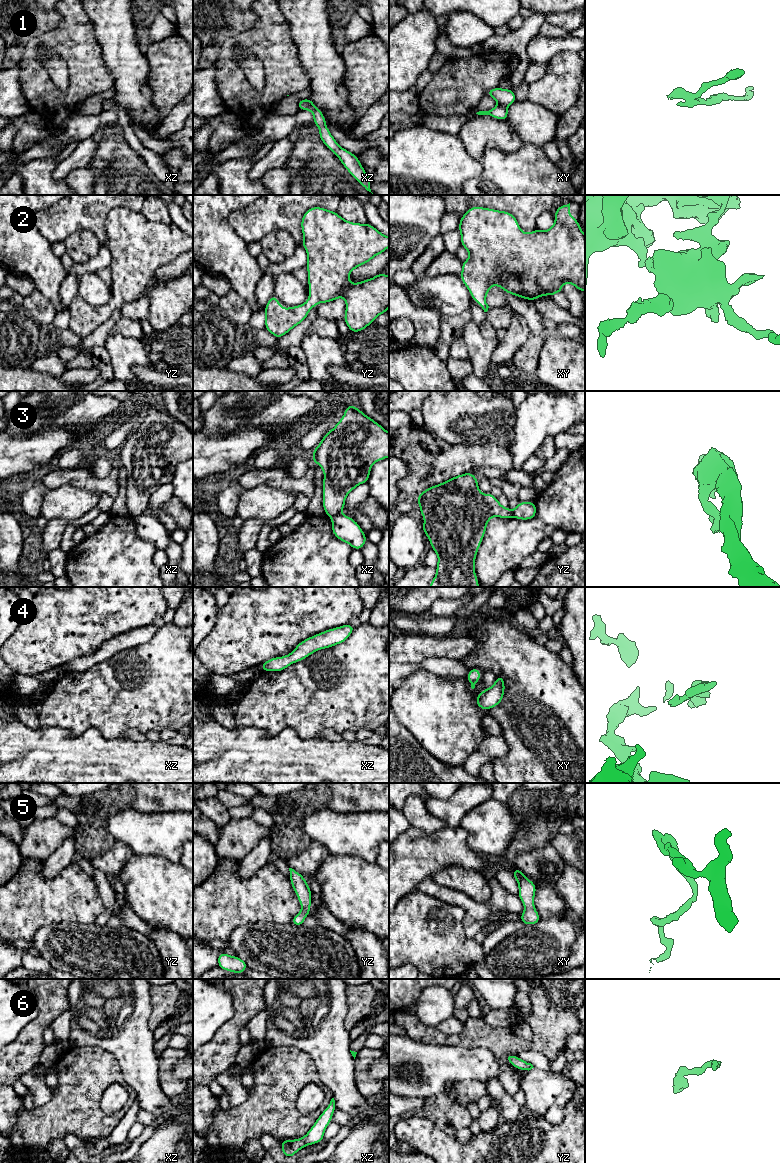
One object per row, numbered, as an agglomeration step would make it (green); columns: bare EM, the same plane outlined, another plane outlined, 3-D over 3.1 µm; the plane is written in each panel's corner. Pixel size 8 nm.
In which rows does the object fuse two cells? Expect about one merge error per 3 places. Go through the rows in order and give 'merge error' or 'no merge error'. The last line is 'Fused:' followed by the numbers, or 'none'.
1: merge error
2: no merge error
3: merge error
4: no merge error
5: no merge error
6: no merge error
Fused: 1, 3

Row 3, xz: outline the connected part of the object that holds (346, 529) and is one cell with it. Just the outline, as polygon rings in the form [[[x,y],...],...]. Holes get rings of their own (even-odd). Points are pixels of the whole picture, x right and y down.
[[[341,513],[331,517],[331,520],[332,532],[340,541],[348,543],[353,549],[363,548],[367,538],[355,520]]]

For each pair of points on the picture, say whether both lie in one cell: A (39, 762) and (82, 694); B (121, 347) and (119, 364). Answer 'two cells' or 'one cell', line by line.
A: two cells
B: one cell

